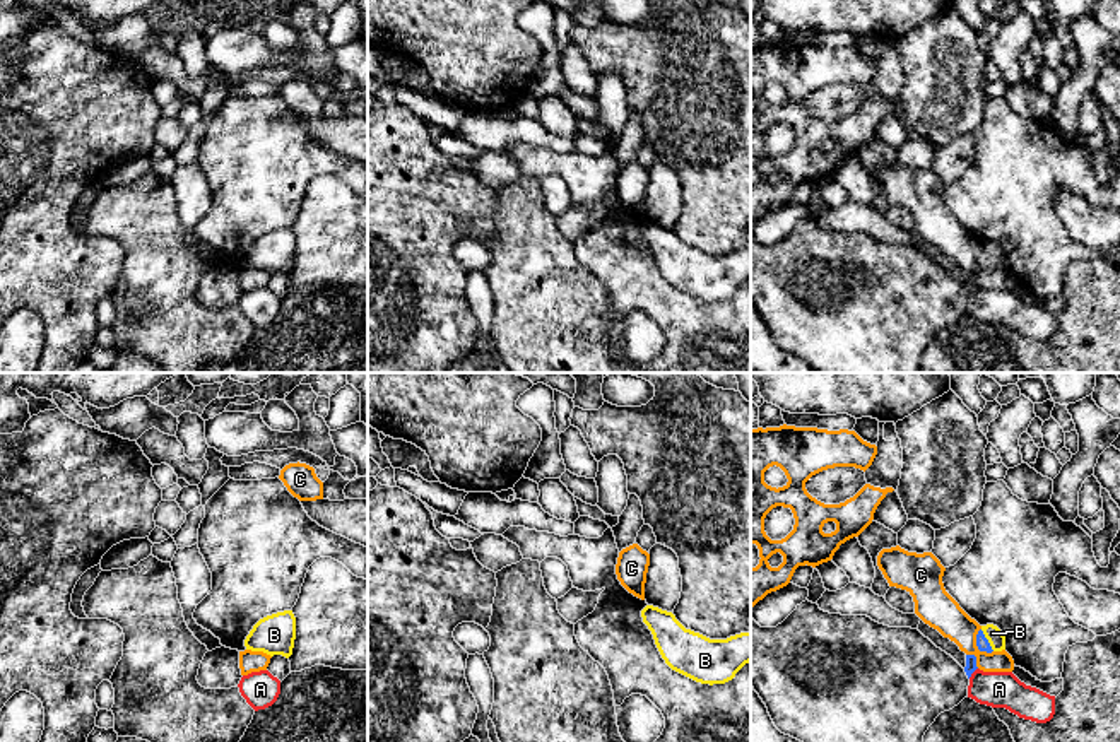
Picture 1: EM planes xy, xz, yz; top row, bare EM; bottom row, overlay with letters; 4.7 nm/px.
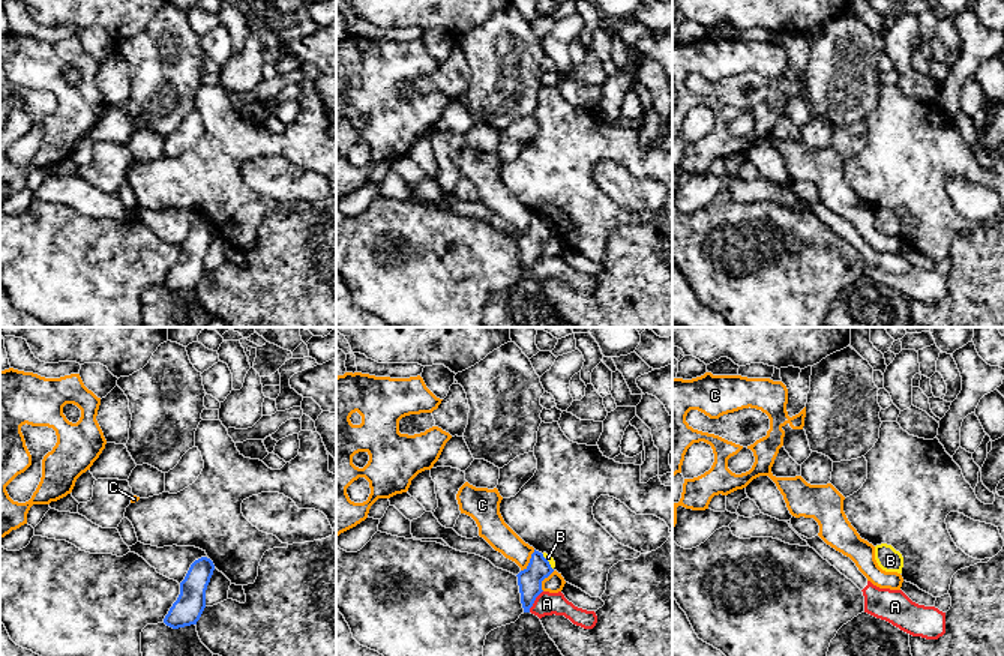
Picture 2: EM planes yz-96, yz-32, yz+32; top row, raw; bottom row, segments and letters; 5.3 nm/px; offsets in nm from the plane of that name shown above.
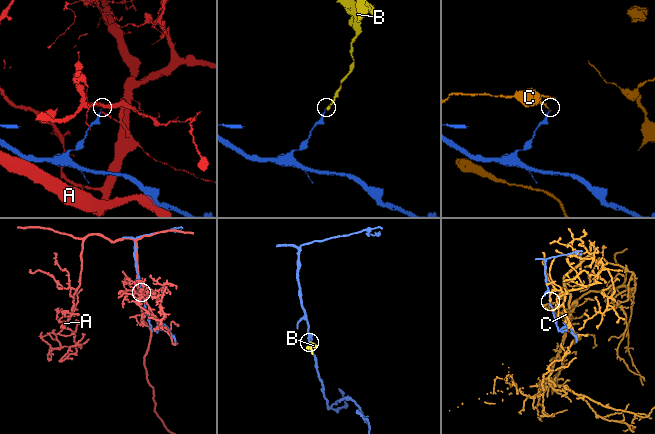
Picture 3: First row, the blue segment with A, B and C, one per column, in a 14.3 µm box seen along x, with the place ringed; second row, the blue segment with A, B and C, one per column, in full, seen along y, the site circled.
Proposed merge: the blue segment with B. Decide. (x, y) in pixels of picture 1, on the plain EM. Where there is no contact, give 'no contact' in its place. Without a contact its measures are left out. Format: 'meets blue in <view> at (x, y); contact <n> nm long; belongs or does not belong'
meets blue in yz at (987, 257); contact 120 nm long; belongs

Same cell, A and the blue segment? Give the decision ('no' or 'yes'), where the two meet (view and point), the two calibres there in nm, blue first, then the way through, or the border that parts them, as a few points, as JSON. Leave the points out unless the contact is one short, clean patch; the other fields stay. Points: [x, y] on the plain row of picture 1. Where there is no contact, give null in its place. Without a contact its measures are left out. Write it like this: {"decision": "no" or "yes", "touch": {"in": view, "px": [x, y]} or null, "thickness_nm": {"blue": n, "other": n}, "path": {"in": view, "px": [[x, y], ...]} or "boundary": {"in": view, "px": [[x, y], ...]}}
{"decision": "no", "touch": {"in": "yz", "px": [973, 288]}, "thickness_nm": {"blue": 50, "other": 180}, "boundary": {"in": "yz", "px": [[977, 284], [968, 294]]}}

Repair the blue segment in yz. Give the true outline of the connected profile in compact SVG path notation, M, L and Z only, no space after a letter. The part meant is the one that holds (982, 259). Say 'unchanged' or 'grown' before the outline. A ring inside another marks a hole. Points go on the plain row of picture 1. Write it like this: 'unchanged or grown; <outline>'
grown; M993 241L981 243L981 246L976 251L976 263L980 268L987 270L1002 268L1005 267L1005 253Z

